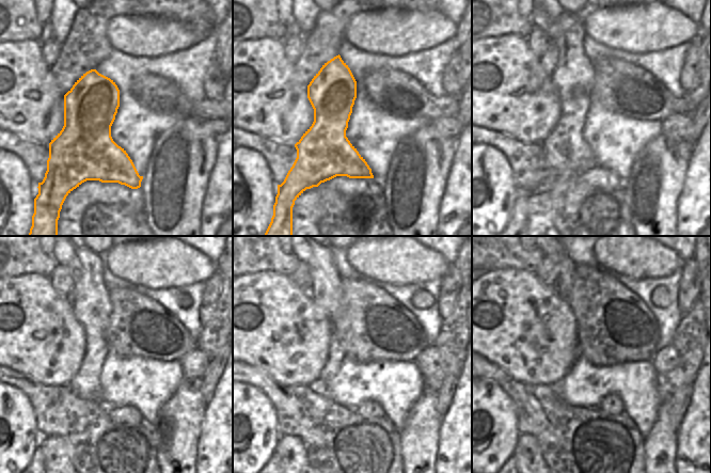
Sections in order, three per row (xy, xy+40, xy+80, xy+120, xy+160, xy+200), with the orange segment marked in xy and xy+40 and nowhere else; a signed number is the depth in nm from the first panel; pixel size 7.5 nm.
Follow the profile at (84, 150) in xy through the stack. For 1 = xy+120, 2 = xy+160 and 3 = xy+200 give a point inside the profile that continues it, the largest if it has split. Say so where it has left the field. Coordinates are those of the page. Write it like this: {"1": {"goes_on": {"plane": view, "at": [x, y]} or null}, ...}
{"1": {"goes_on": {"plane": "xy+120", "at": [91, 304]}}, "2": {"goes_on": {"plane": "xy+160", "at": [327, 283]}}, "3": {"goes_on": {"plane": "xy+200", "at": [563, 285]}}}

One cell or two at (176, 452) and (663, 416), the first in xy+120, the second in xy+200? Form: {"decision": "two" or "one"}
{"decision": "one"}

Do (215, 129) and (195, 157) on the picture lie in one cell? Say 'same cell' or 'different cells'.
different cells

